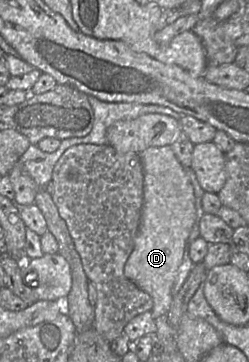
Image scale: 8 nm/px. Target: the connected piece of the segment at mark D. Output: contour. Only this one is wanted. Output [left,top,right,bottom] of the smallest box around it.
[124,146,195,320]

